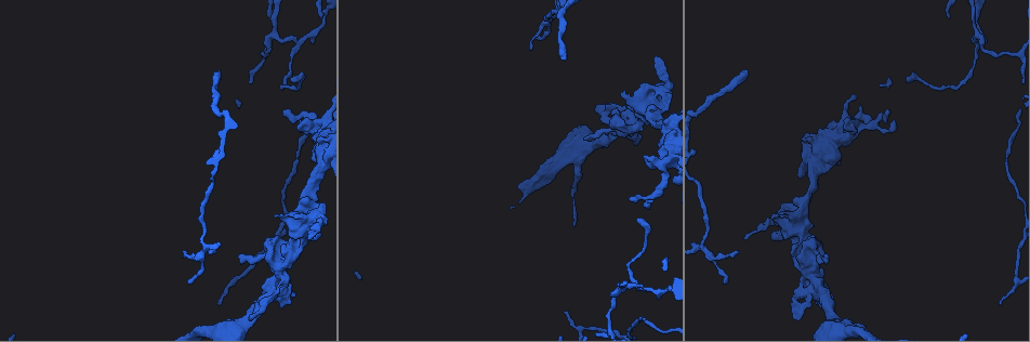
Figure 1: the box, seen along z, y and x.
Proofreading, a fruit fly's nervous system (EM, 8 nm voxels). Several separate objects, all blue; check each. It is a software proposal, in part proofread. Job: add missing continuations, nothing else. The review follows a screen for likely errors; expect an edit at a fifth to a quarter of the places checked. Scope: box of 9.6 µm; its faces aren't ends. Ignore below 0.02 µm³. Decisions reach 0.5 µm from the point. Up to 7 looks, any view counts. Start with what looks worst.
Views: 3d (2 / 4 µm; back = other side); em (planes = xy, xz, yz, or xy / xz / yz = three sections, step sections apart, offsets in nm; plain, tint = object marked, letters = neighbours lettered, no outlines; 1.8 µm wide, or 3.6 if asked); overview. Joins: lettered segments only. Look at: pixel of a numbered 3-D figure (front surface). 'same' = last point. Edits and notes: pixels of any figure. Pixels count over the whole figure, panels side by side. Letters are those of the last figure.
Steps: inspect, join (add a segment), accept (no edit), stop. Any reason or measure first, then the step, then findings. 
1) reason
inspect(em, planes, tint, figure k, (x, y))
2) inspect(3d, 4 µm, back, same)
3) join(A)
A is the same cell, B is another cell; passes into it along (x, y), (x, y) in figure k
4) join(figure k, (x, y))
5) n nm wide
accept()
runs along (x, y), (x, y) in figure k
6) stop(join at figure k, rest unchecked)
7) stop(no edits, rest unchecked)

long arm stops here
inspect(3d, 4 µm, back, figure 1, (907, 82))

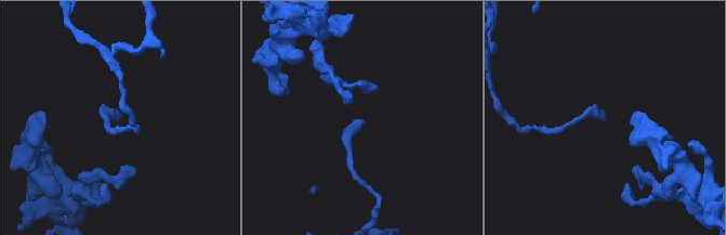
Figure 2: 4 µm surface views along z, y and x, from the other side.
need the tissue
inspect(em, planes, letters, figure 2, (605, 118))

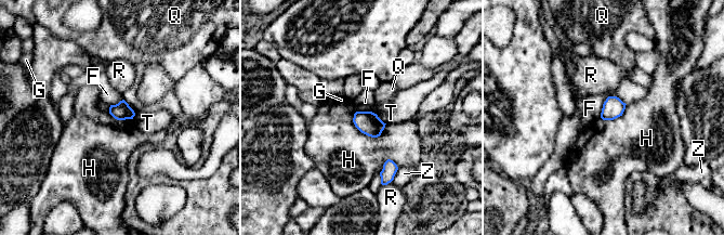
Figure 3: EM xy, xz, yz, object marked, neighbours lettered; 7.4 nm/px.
accept()
F, G, H, Q, R, T and Z are other cells; border along (626, 103), (608, 96), (600, 117) in figure 3; none of them fits

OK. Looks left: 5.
three-way junction
inspect(3d, 2 µm, figure 1, (618, 290))

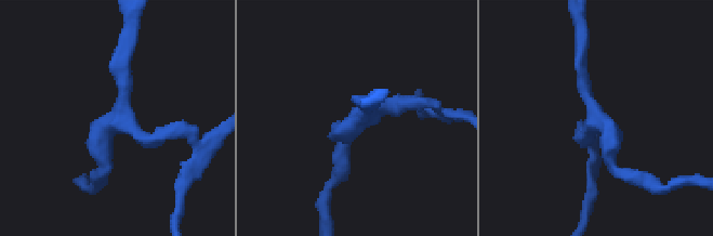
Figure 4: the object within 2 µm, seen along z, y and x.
3 arms; need the tissue
inspect(em, xy, step 8, letters, figure 4, (121, 115))

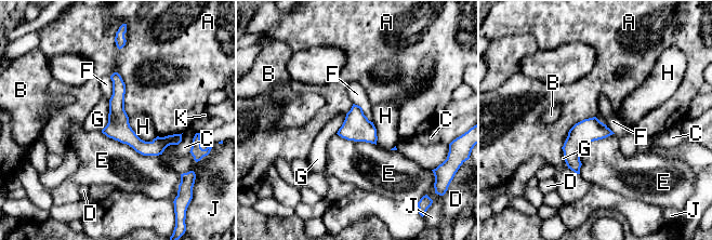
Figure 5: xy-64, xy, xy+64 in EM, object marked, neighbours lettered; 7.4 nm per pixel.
180 nm wide; E touches over 480 nm
accept()
A, B, C, D, E, F, G, H, J and K are other cells; none of them fits

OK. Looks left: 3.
an open end
inspect(em, planes, tint, figure 1, (821, 308))

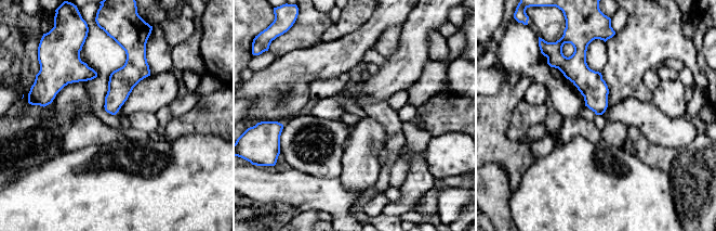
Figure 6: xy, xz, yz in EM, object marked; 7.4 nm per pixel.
inspect(em, planes, letters, same)

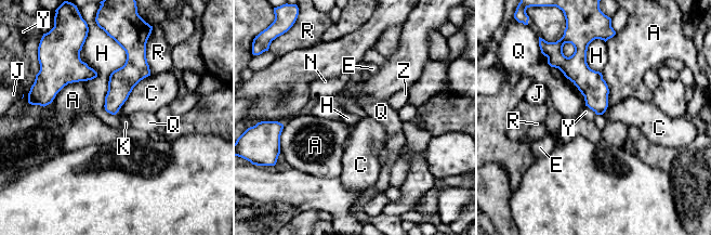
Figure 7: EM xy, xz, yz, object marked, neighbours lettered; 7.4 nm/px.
accept()
A, C, E, H, J, K, N, Q, R, Y and Z are other cells; border along (117, 42), (112, 115) in figure 7; none of them fits

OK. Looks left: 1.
stop(no edits, rest unchecked)

